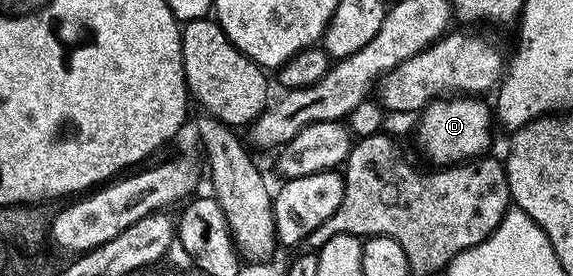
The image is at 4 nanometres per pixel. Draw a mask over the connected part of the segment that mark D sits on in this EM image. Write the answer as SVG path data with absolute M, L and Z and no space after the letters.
M462 93L452 94L450 97L432 99L422 111L418 112L418 123L413 132L413 138L419 142L423 155L431 165L450 165L462 163L484 154L483 151L491 143L491 119L493 123L493 111L490 106L483 104L482 98Z

